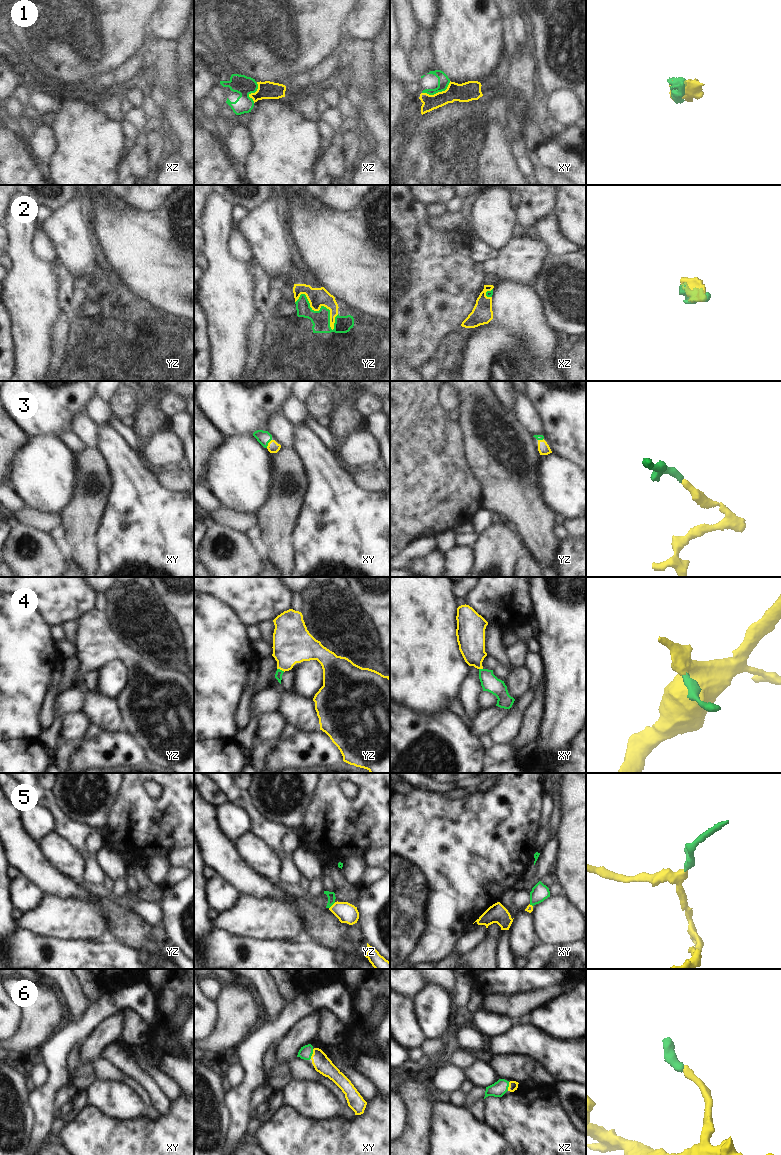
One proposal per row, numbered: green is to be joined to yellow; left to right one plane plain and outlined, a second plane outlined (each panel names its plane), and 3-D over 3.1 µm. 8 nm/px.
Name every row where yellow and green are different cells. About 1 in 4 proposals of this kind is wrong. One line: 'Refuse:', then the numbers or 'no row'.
Refuse: 2

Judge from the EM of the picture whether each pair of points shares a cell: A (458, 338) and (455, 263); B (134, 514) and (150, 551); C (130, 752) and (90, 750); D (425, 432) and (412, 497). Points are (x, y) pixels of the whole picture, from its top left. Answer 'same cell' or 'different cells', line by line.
A: same cell
B: same cell
C: same cell
D: same cell

